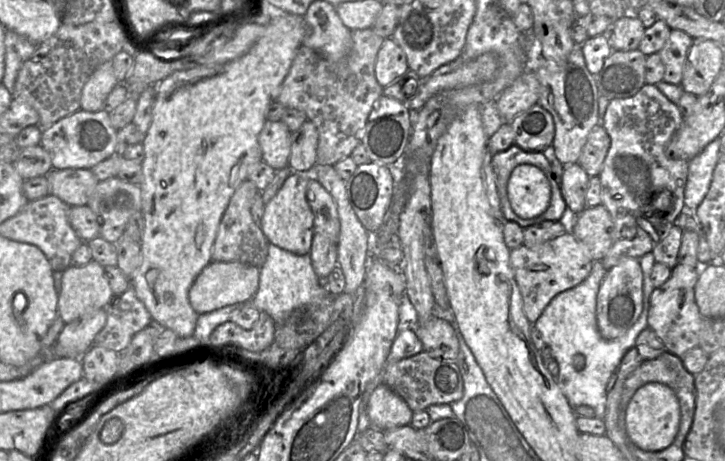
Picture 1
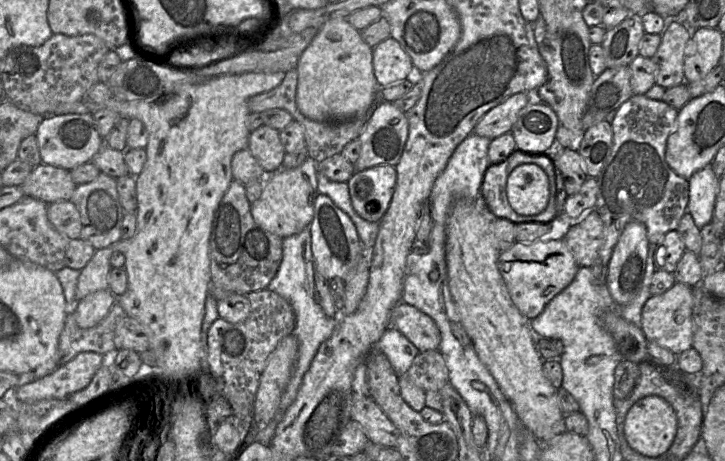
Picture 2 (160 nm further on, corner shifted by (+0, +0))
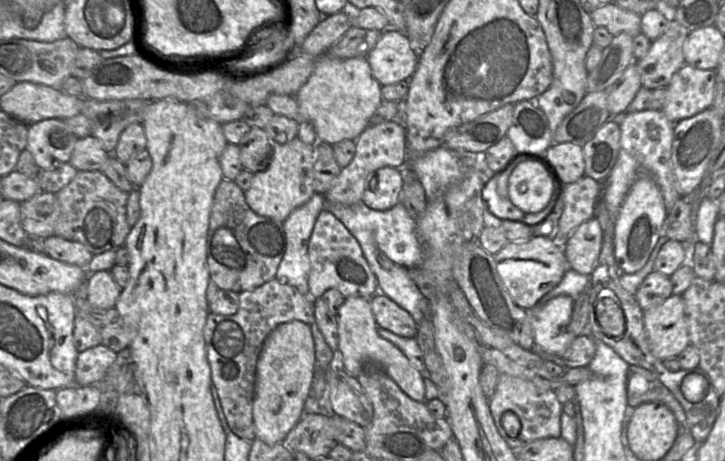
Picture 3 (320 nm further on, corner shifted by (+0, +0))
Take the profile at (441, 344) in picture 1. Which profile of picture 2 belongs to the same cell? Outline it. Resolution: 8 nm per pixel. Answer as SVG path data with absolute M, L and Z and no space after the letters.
M401 301L394 306L390 326L399 330L420 352L439 349L441 335L436 323L407 303Z

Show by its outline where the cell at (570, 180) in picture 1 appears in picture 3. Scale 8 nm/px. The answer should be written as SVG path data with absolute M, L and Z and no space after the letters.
M570 142L553 143L543 153L565 184L576 182L585 175L582 146Z

